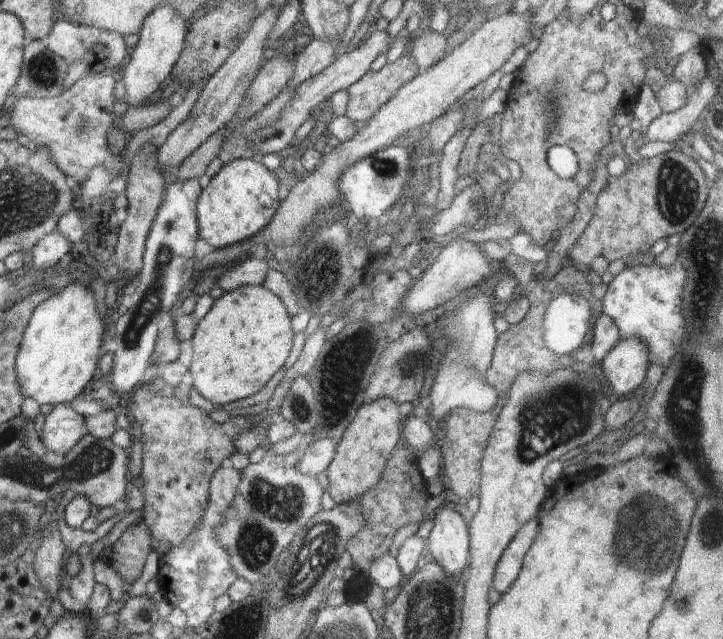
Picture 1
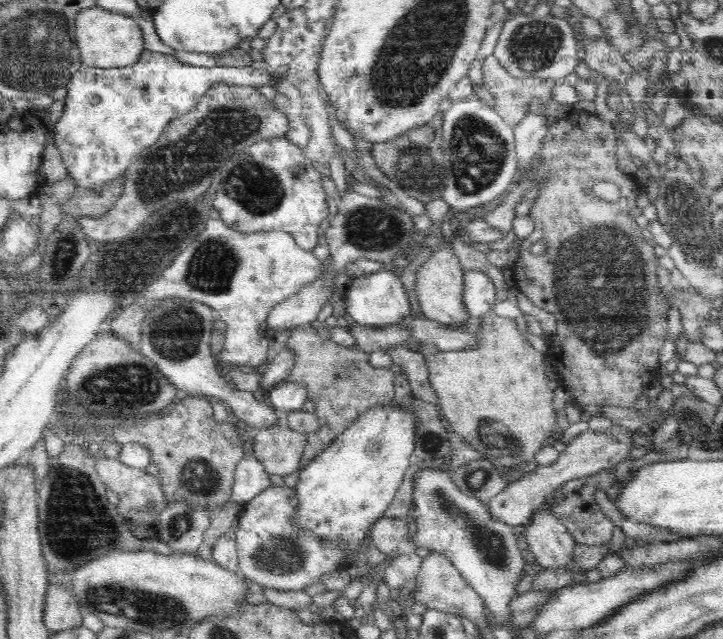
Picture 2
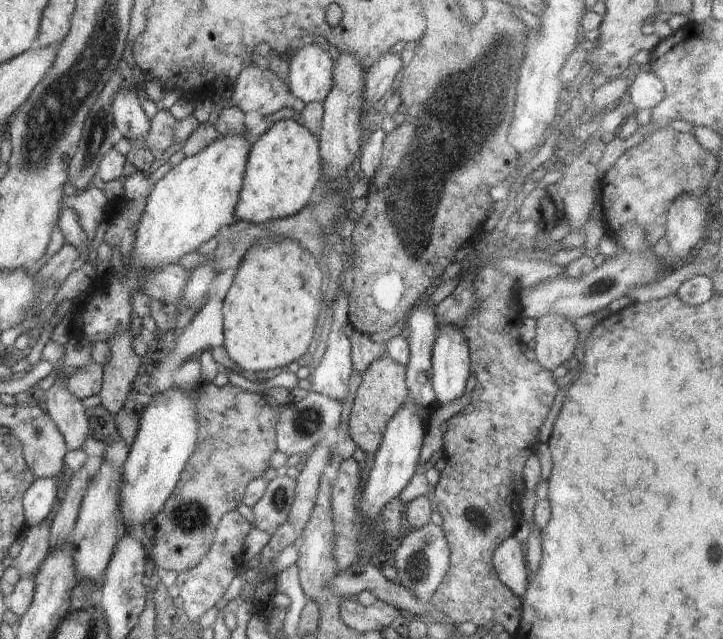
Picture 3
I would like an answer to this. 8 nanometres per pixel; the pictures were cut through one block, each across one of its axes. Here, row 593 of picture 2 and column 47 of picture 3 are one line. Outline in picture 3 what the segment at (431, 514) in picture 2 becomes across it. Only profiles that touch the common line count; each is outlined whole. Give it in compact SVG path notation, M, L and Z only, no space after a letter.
M37 478L22 497L26 528L40 524L48 518L58 494L55 478Z

